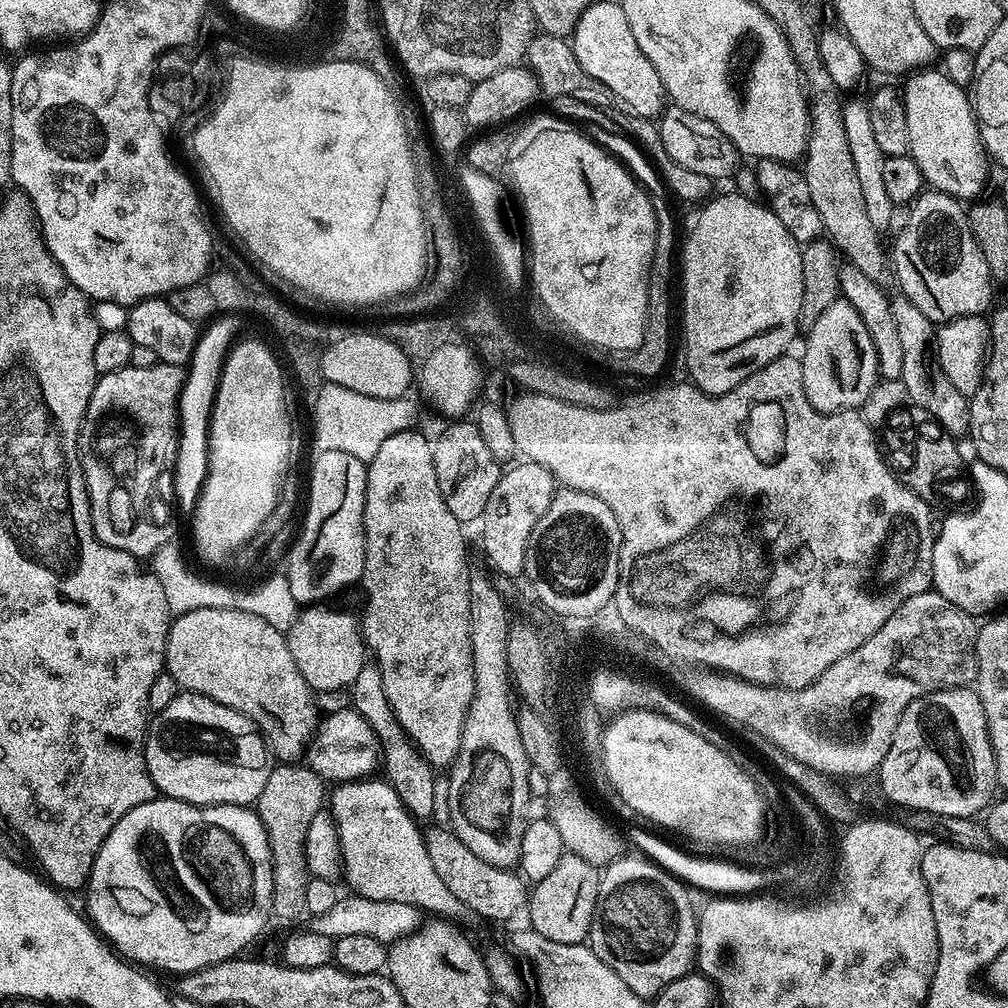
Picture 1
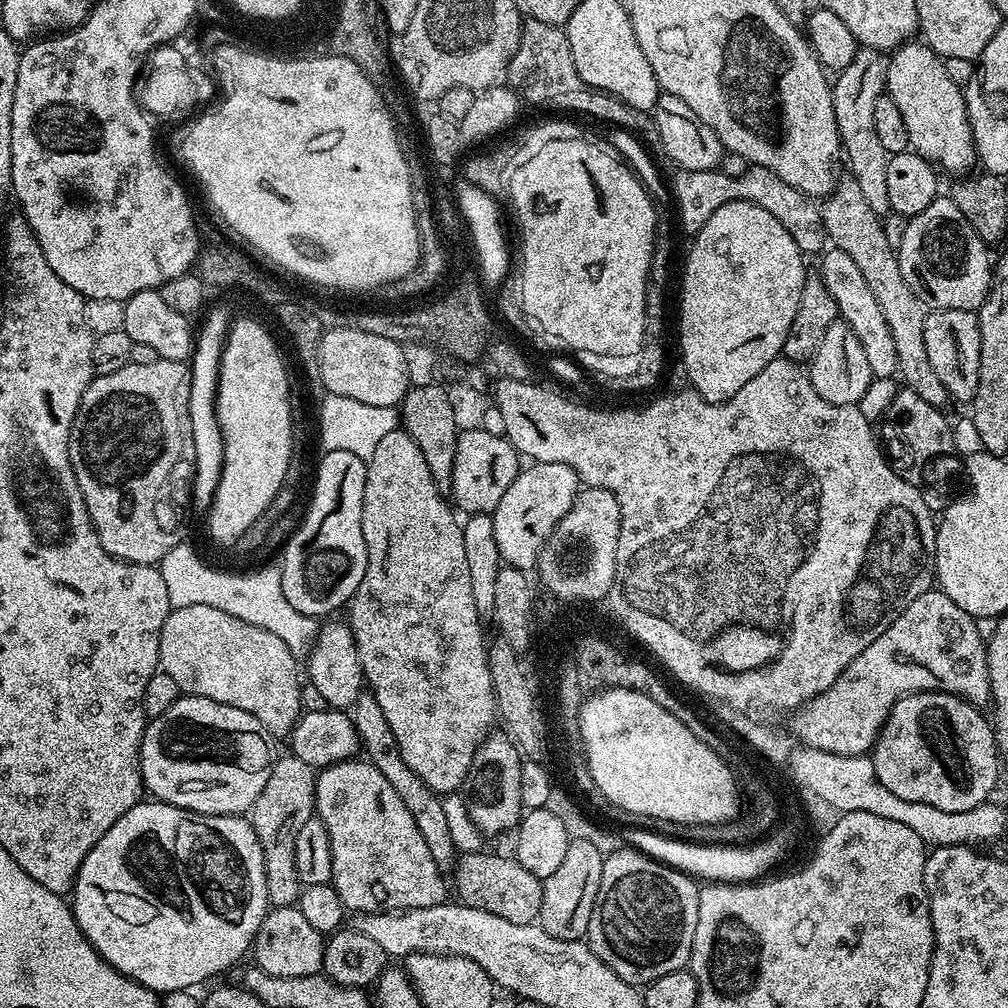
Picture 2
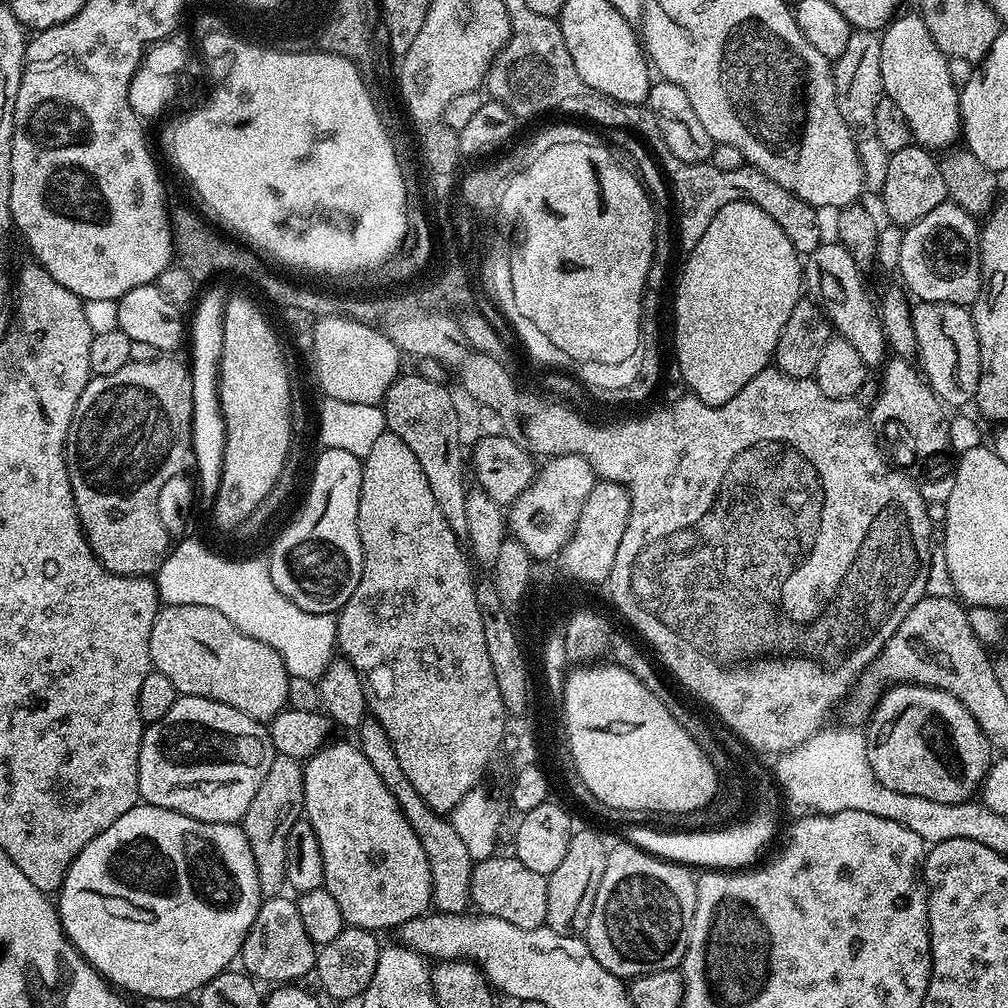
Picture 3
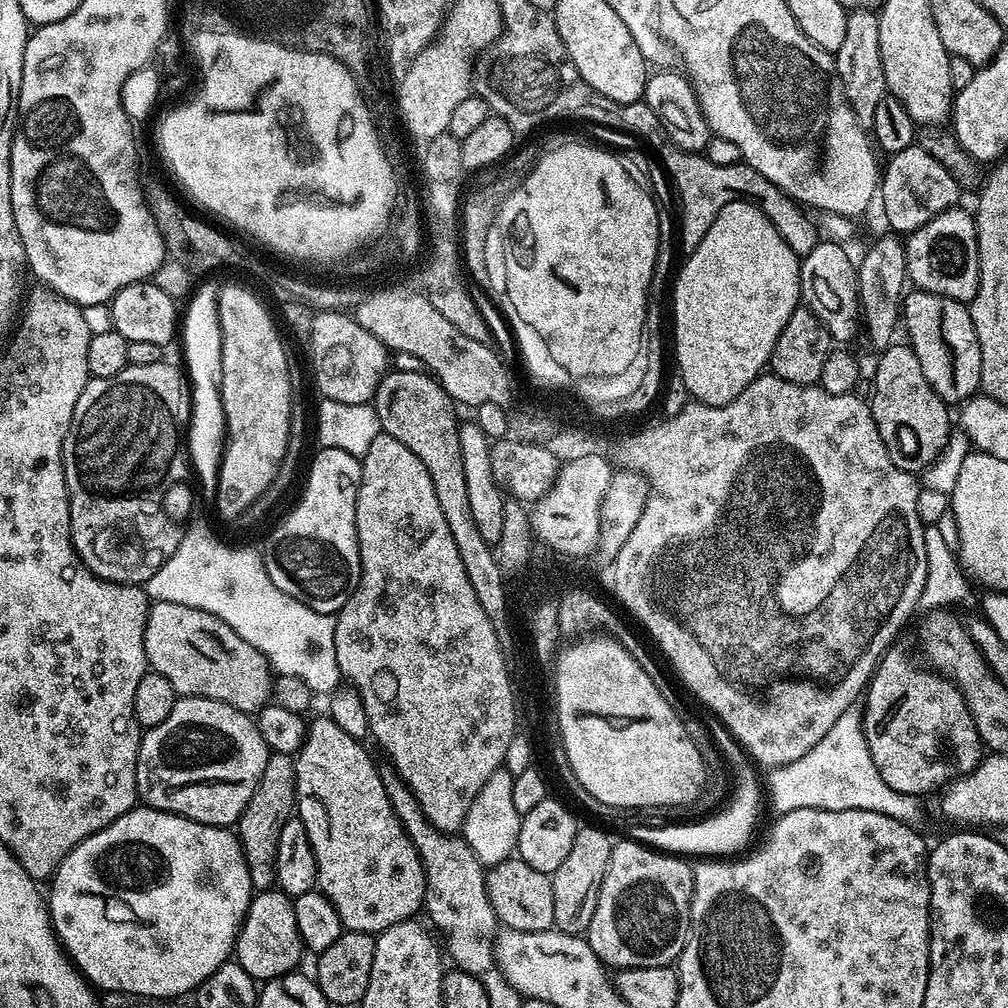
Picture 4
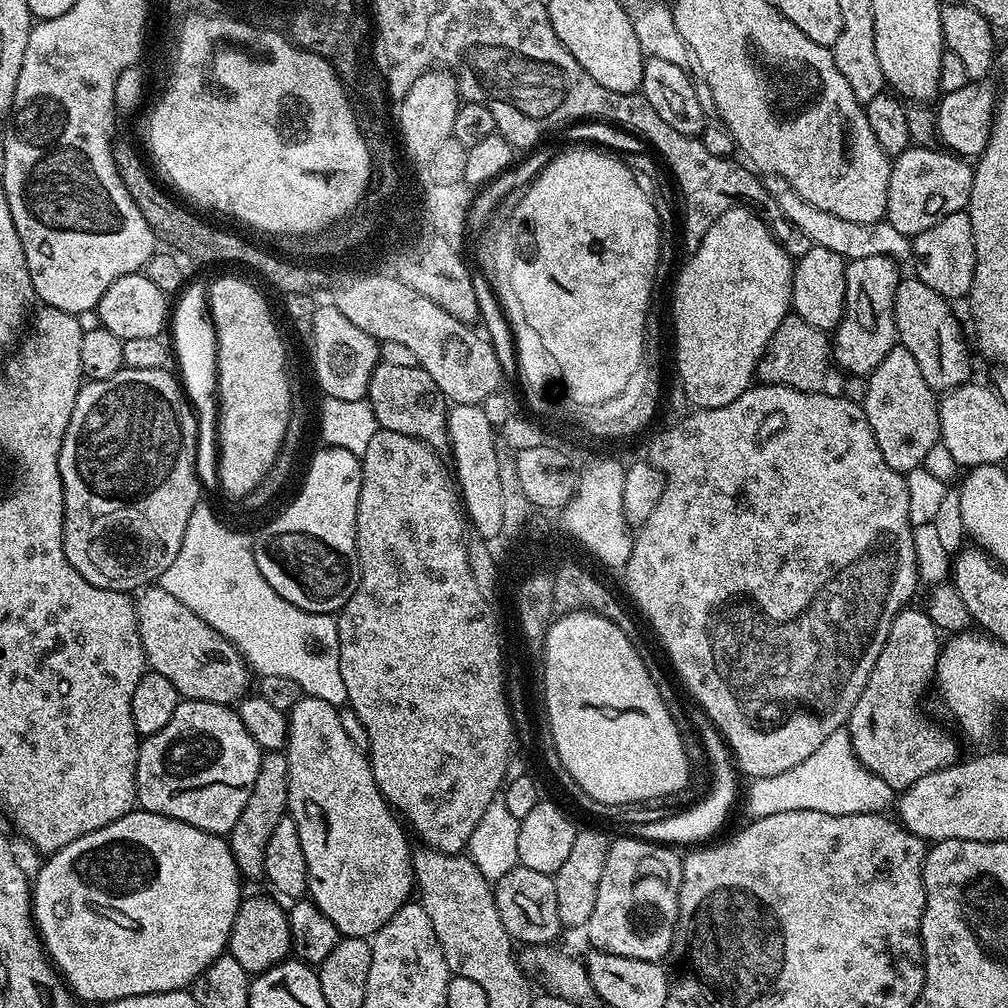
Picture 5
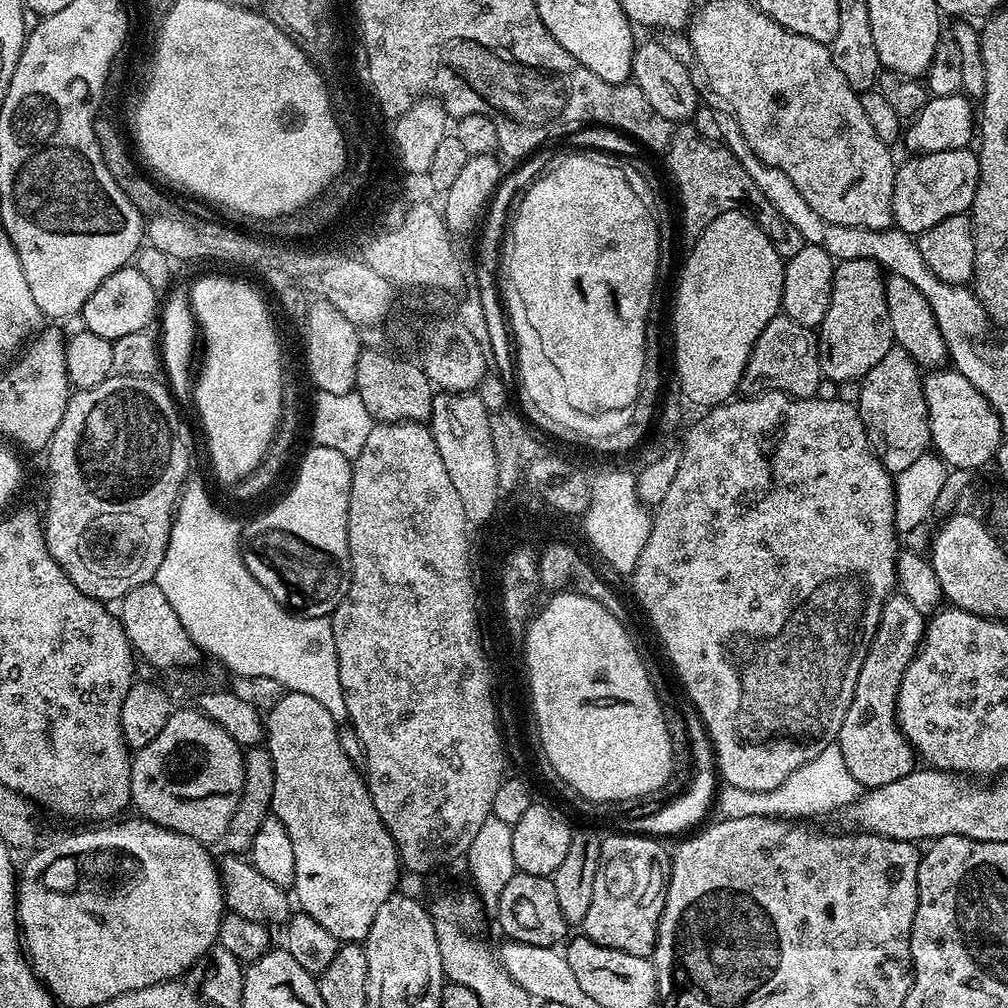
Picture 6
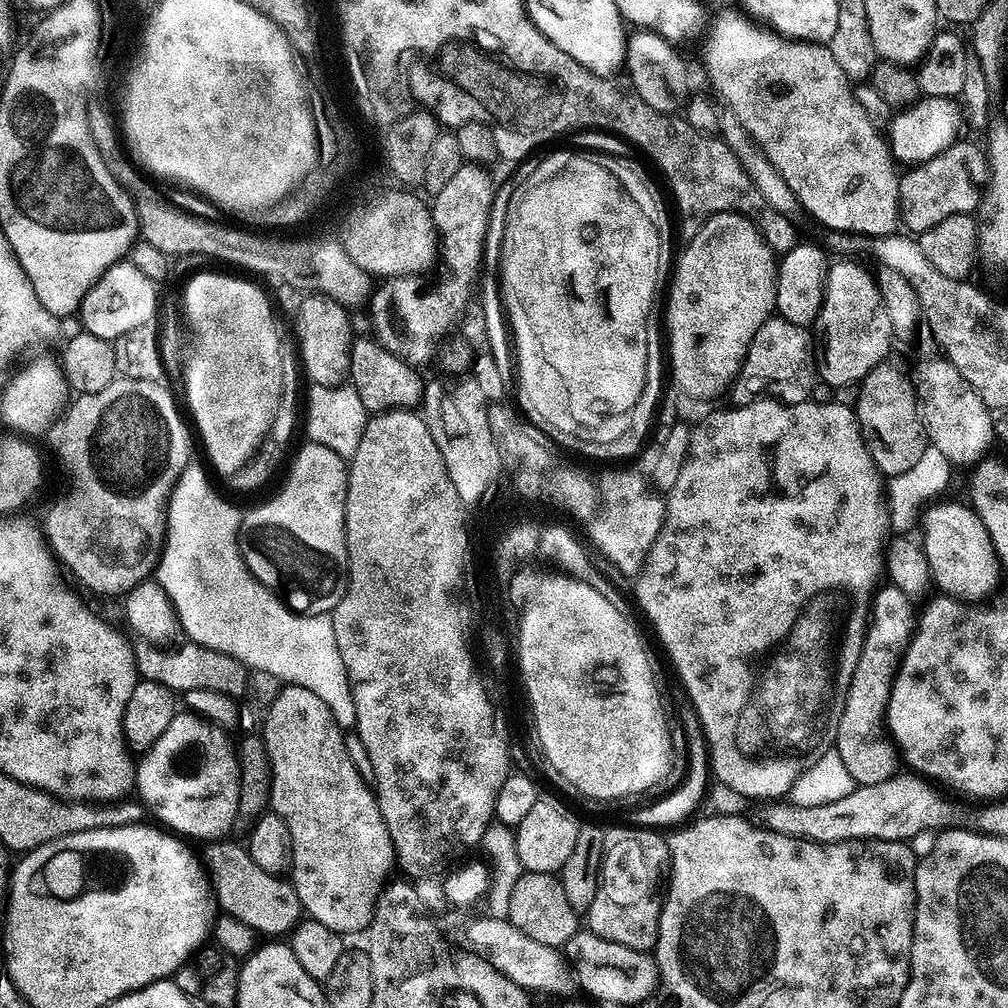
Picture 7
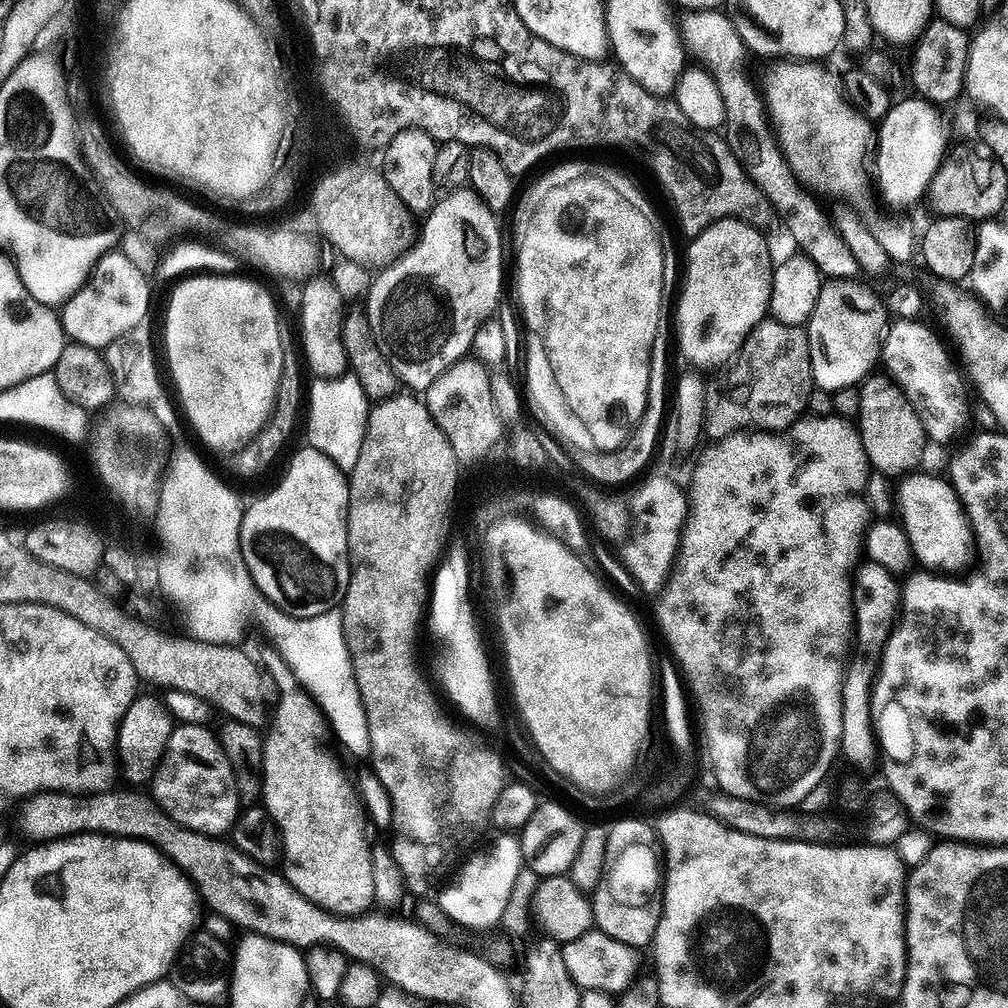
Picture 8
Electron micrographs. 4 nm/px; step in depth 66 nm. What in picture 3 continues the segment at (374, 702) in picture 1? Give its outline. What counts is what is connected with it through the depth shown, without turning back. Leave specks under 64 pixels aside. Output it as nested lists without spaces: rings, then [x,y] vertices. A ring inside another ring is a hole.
[[[374,718],[363,720],[358,729],[358,746],[362,754],[370,761],[370,766],[378,773],[378,778],[394,794],[398,802],[400,812],[410,822],[414,834],[418,834],[418,842],[422,842],[422,850],[426,850],[426,862],[430,862],[430,878],[432,879],[432,903],[435,911],[455,912],[464,914],[469,911],[472,895],[470,894],[470,878],[472,877],[472,860],[470,853],[466,850],[465,843],[458,838],[451,819],[445,818],[441,813],[434,811],[414,790],[414,782],[406,778],[402,766],[398,763],[398,754],[394,754],[394,746],[390,746],[390,738],[386,738],[386,730]]]

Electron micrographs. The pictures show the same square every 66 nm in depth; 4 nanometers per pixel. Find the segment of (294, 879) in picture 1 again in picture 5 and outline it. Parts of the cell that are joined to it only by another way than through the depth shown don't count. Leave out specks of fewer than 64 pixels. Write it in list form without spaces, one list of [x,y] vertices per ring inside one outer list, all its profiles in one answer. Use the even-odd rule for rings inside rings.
[[[265,751],[260,757],[258,778],[254,778],[254,790],[250,798],[246,798],[246,806],[242,814],[238,814],[238,822],[234,822],[226,839],[234,854],[234,862],[238,866],[241,877],[245,881],[260,880],[264,874],[264,855],[266,842],[274,826],[278,826],[278,818],[288,811],[288,763],[283,751]]]

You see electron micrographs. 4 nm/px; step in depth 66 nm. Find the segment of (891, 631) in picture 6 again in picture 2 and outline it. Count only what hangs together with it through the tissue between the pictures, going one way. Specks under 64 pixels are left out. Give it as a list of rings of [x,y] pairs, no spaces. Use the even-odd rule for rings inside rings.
[[[915,692],[909,696],[903,696],[890,710],[886,718],[884,728],[880,731],[880,736],[876,740],[876,746],[870,753],[870,759],[874,766],[874,774],[878,774],[878,782],[886,786],[886,790],[891,790],[898,794],[898,798],[906,798],[906,802],[926,802],[926,806],[938,806],[938,810],[947,812],[961,812],[962,810],[974,810],[974,806],[989,803],[992,791],[996,788],[996,783],[1000,780],[1000,767],[1002,761],[1000,753],[996,750],[996,734],[993,725],[983,716],[981,709],[975,704],[967,704],[958,696],[951,696],[949,692]]]

